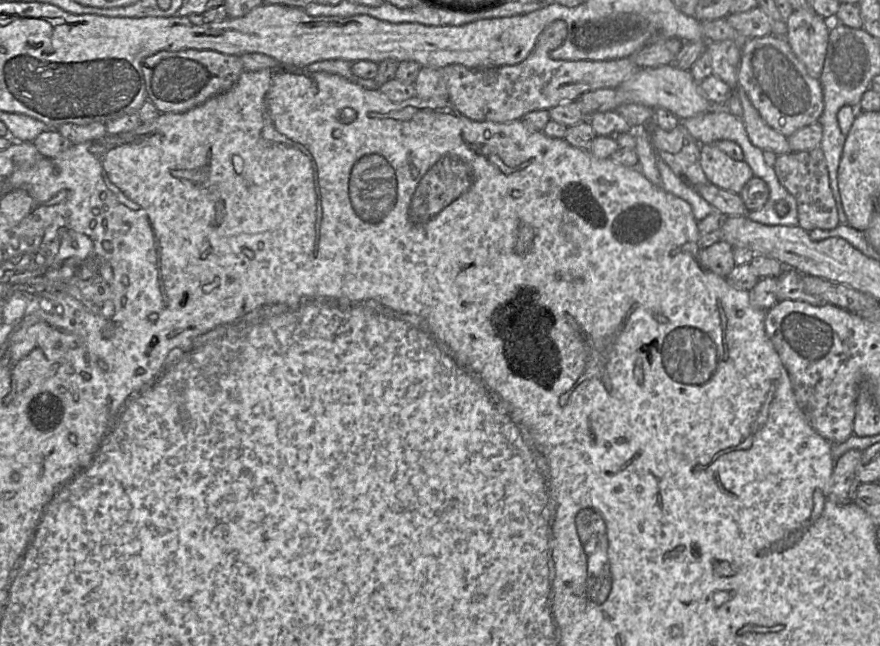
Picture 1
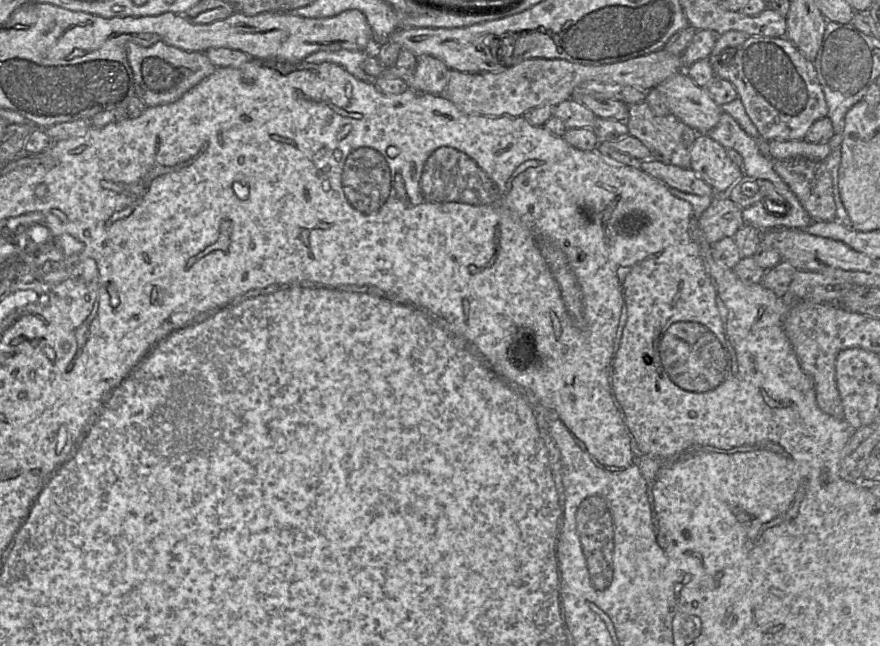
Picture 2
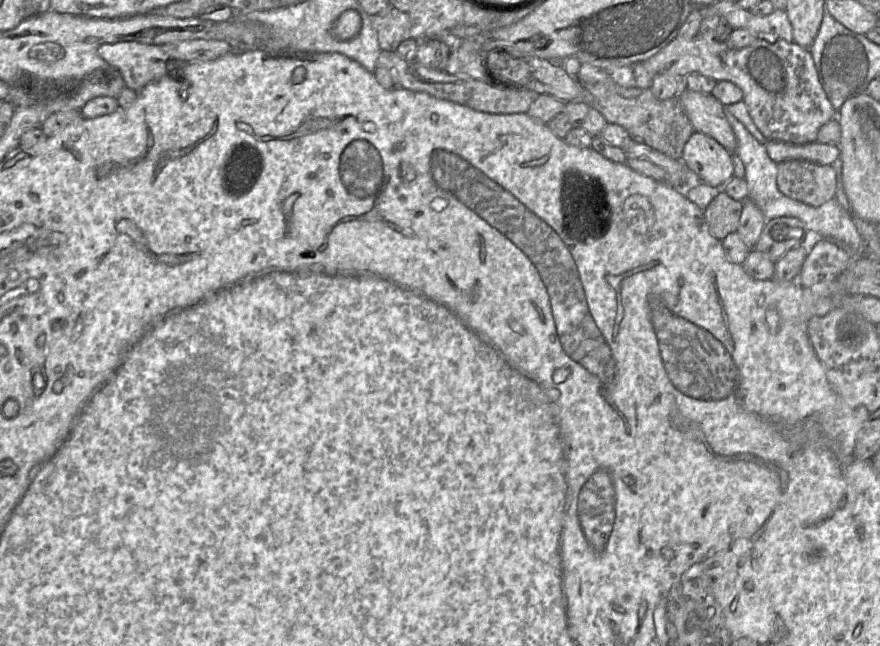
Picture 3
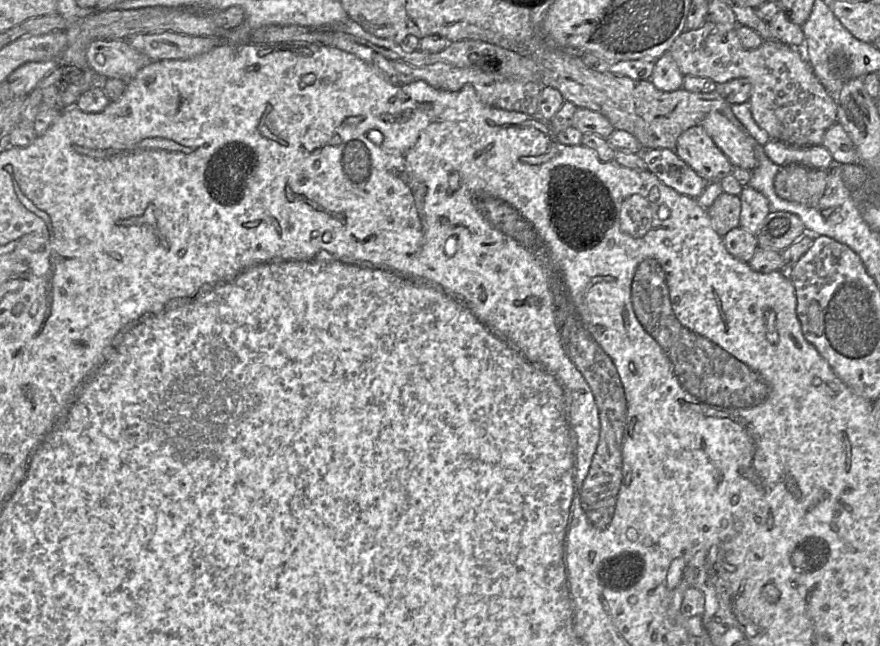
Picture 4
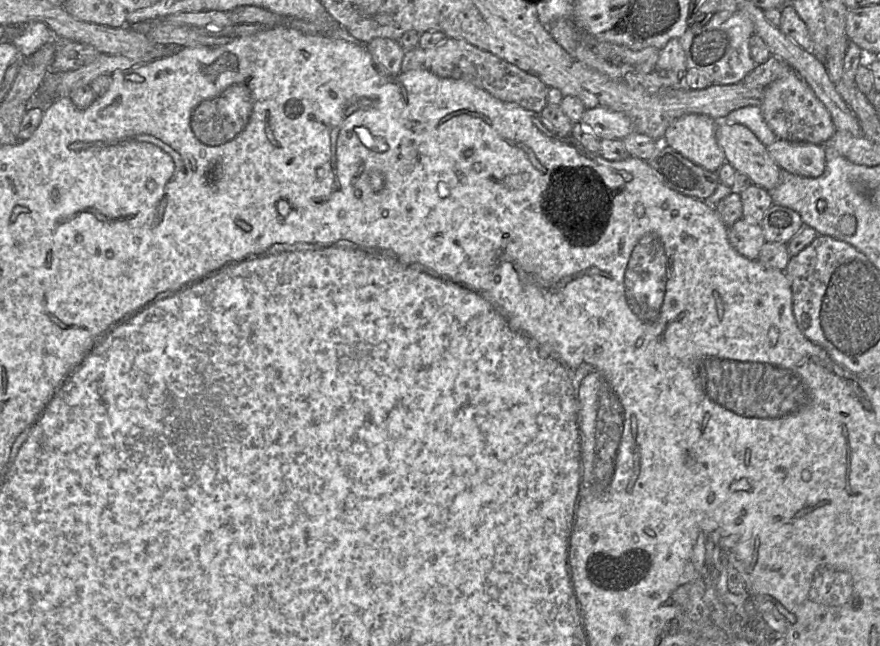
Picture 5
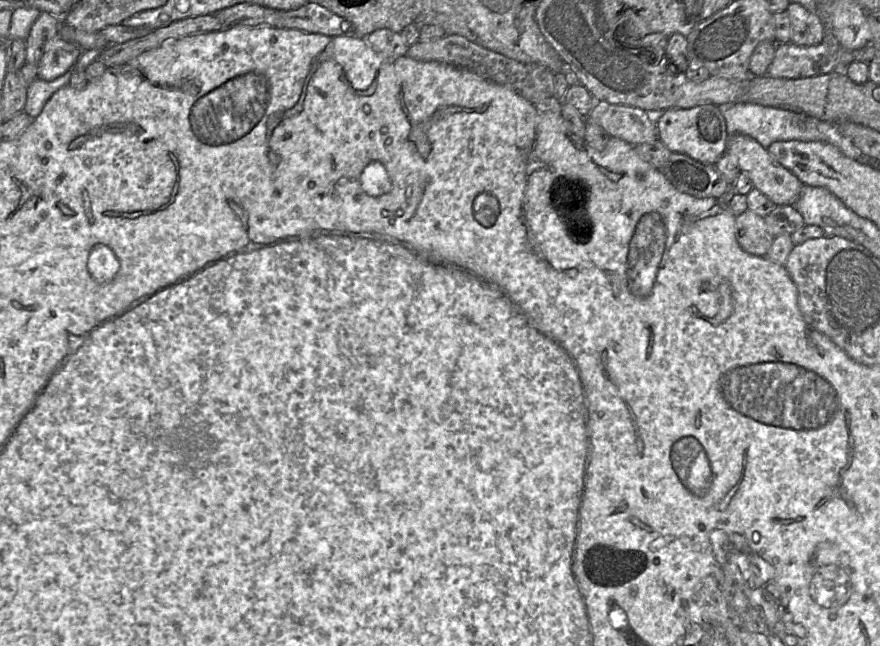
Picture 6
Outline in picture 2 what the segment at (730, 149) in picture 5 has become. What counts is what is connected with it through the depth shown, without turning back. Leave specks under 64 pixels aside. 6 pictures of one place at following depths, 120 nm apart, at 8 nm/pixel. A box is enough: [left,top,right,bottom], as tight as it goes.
[658,71,722,134]

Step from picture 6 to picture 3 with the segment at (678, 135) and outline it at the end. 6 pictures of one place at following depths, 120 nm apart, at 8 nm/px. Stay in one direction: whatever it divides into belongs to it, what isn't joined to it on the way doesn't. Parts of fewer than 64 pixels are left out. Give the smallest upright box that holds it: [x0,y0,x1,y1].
[681,131,734,189]

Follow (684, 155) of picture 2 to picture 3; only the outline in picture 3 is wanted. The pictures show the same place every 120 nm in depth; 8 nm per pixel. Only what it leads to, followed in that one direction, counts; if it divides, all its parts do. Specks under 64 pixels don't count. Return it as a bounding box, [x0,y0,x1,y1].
[583,81,695,160]

